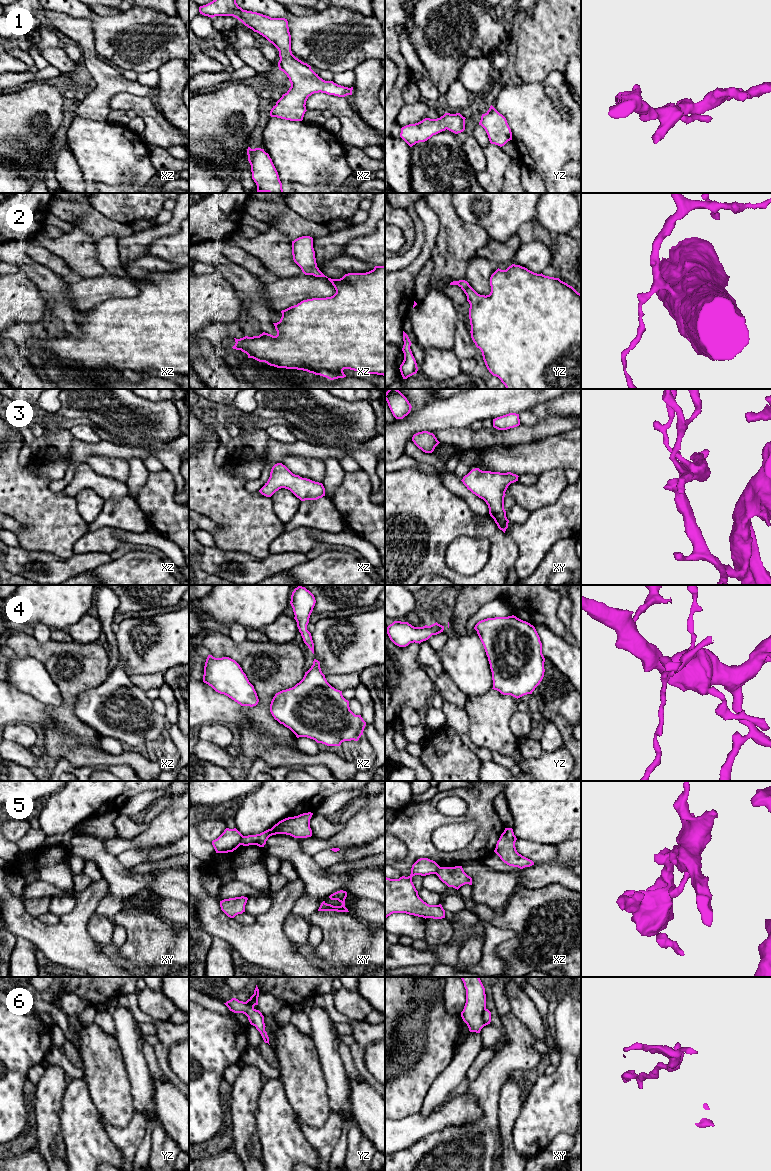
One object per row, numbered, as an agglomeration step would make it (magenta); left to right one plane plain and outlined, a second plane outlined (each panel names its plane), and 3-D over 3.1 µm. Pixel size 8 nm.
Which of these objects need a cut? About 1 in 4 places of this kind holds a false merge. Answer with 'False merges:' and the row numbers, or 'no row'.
False merges: 5, 6

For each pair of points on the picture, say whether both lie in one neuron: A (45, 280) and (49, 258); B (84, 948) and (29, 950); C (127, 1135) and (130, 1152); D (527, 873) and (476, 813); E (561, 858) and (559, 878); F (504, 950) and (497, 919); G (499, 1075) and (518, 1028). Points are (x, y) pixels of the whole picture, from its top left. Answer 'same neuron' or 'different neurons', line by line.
A: different neurons
B: different neurons
C: same neuron
D: different neurons
E: different neurons
F: same neuron
G: same neuron

